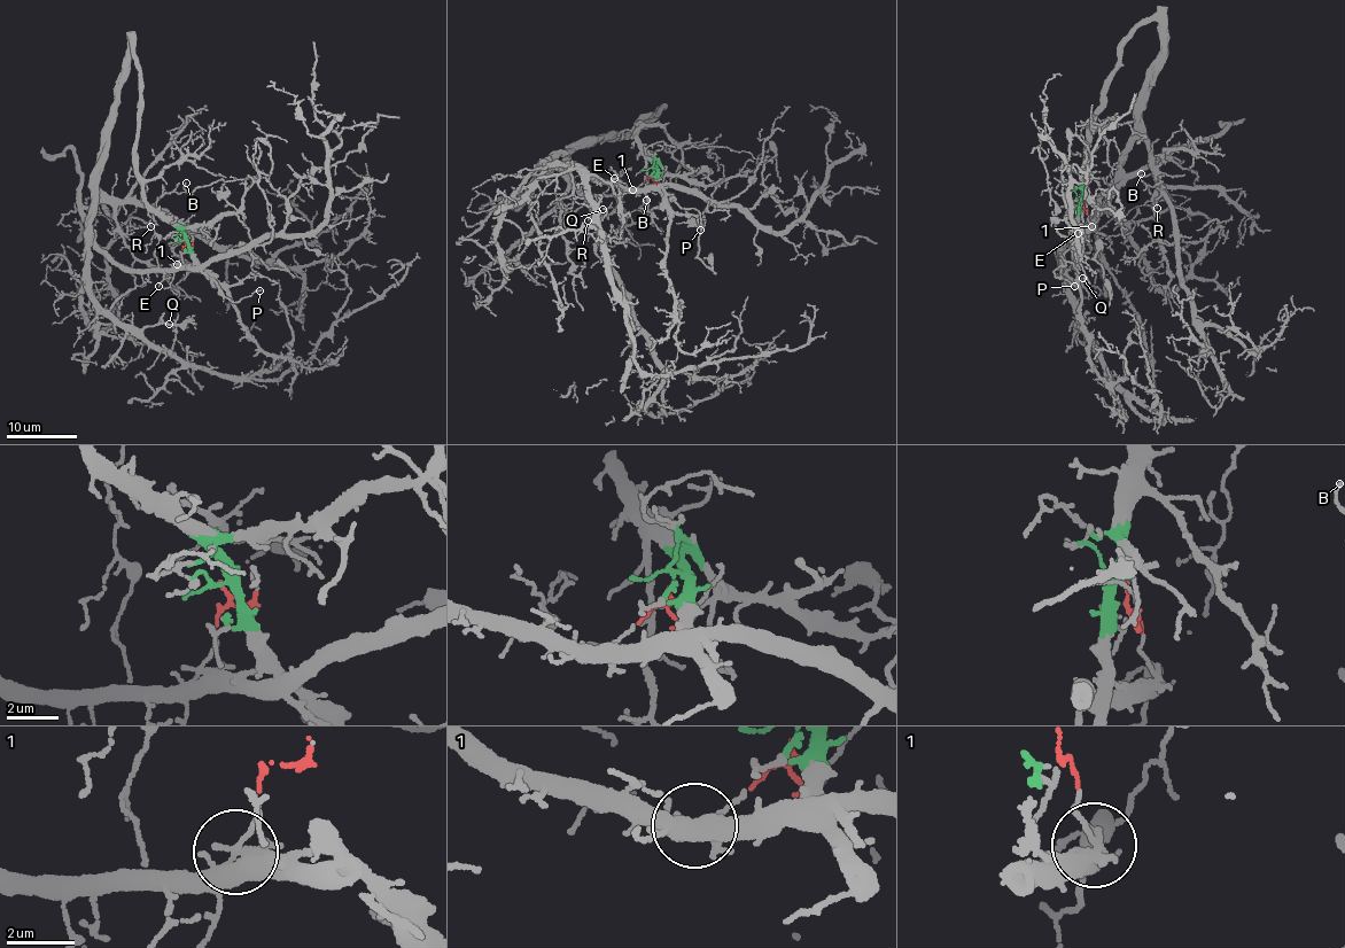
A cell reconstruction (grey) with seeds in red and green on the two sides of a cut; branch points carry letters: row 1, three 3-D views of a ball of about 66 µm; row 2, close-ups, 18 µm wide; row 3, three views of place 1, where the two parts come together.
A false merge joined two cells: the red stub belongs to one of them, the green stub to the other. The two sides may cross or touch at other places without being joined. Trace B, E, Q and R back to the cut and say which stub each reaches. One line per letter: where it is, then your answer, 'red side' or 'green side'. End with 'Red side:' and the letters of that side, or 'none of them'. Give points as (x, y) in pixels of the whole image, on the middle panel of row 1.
B: at (646, 200); green side
E: at (614, 178); red side
Q: at (603, 209); green side
R: at (588, 220); green side
Red side: E

